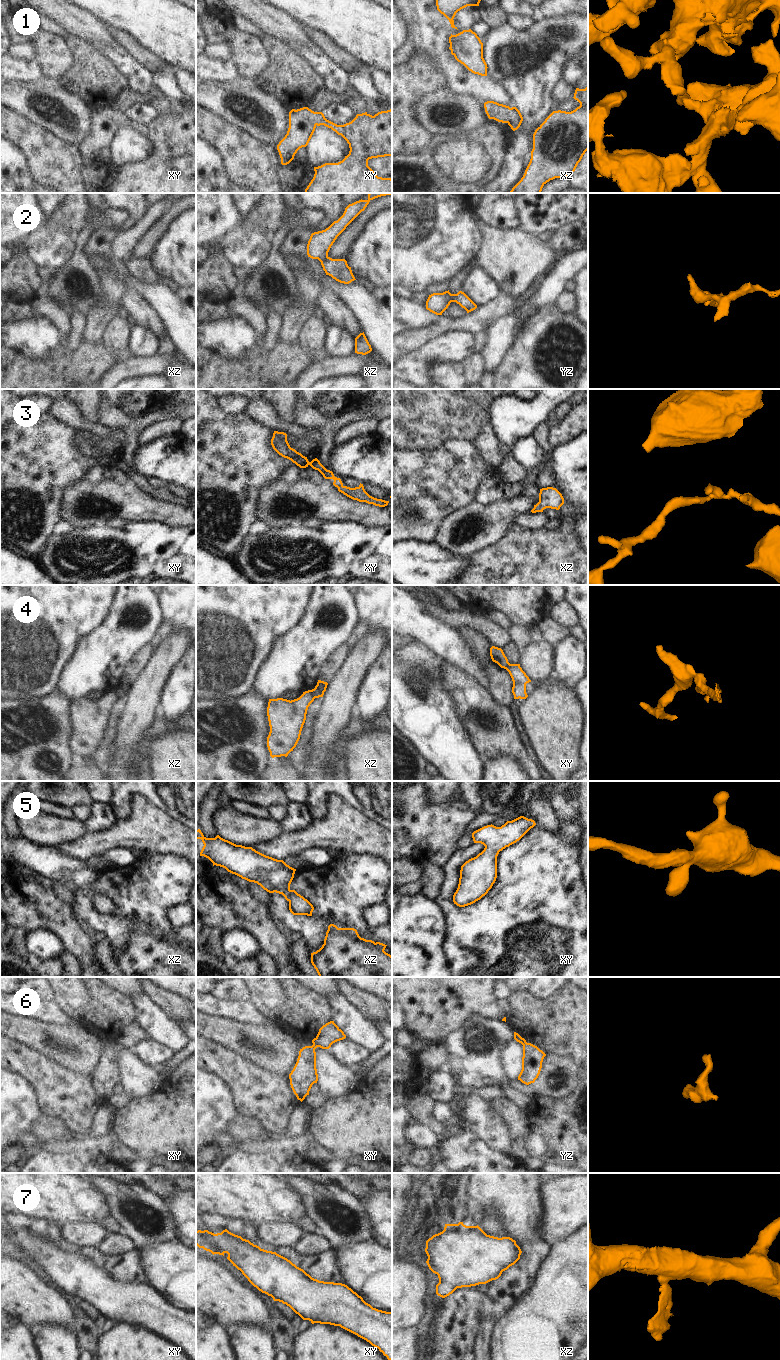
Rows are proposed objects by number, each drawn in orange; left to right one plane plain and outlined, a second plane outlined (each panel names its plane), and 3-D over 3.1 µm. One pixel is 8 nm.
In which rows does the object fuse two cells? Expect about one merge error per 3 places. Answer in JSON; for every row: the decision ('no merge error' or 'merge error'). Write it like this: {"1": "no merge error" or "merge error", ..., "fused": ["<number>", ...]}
{"1": "no merge error", "2": "no merge error", "3": "no merge error", "4": "merge error", "5": "no merge error", "6": "merge error", "7": "no merge error", "fused": ["4", "6"]}

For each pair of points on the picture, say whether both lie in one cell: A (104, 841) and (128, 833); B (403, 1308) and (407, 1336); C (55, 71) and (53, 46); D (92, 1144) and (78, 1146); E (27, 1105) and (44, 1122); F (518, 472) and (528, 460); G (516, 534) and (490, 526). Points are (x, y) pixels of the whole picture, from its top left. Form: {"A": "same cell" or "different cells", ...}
{"A": "same cell", "B": "different cells", "C": "same cell", "D": "same cell", "E": "different cells", "F": "different cells", "G": "different cells"}

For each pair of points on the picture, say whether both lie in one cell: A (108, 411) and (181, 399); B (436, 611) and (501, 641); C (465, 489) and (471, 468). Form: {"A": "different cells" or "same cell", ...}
{"A": "different cells", "B": "same cell", "C": "same cell"}

